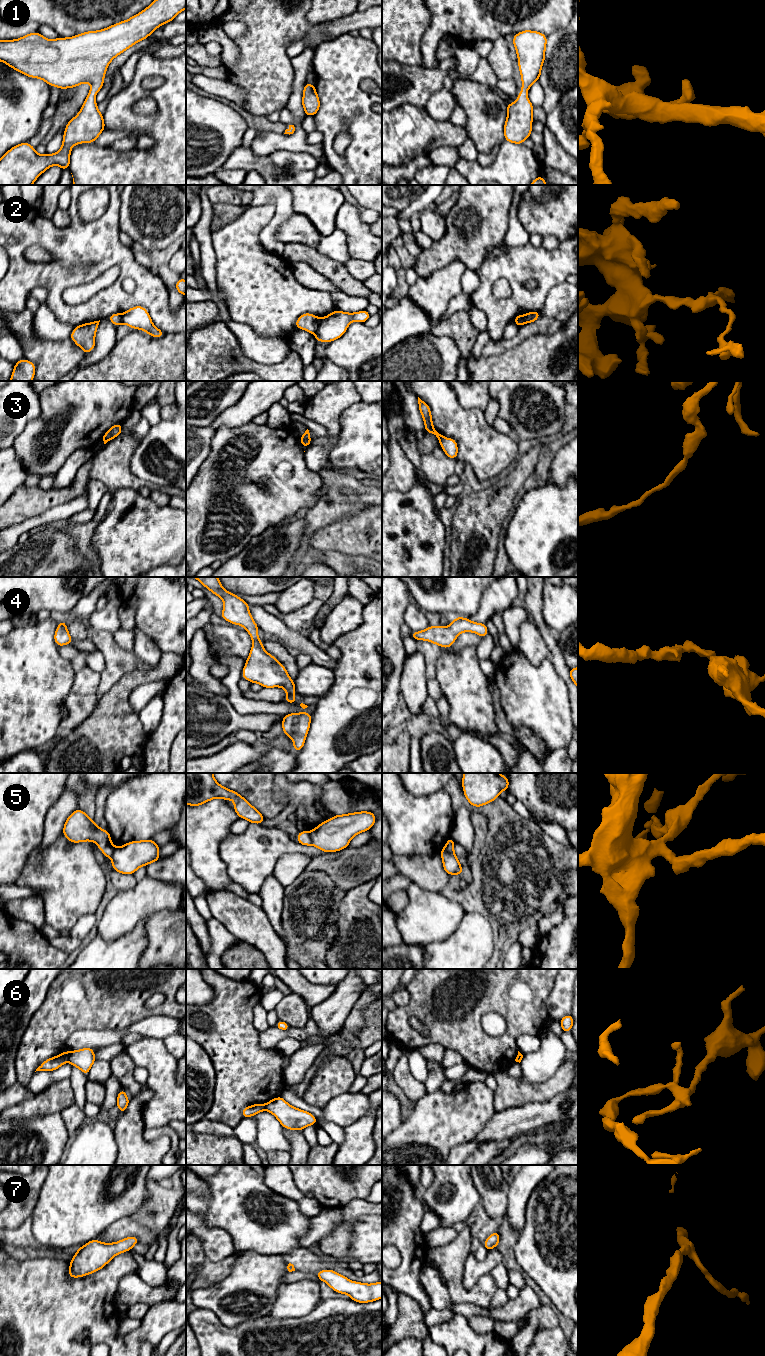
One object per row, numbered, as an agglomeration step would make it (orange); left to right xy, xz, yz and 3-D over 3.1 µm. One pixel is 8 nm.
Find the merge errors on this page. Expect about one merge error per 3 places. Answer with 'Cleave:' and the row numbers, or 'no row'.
Cleave: 2, 3, 5, 6

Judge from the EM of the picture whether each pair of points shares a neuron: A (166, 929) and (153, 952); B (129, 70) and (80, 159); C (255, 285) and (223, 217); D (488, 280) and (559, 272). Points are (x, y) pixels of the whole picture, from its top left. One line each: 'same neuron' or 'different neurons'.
A: same neuron
B: different neurons
C: different neurons
D: same neuron

